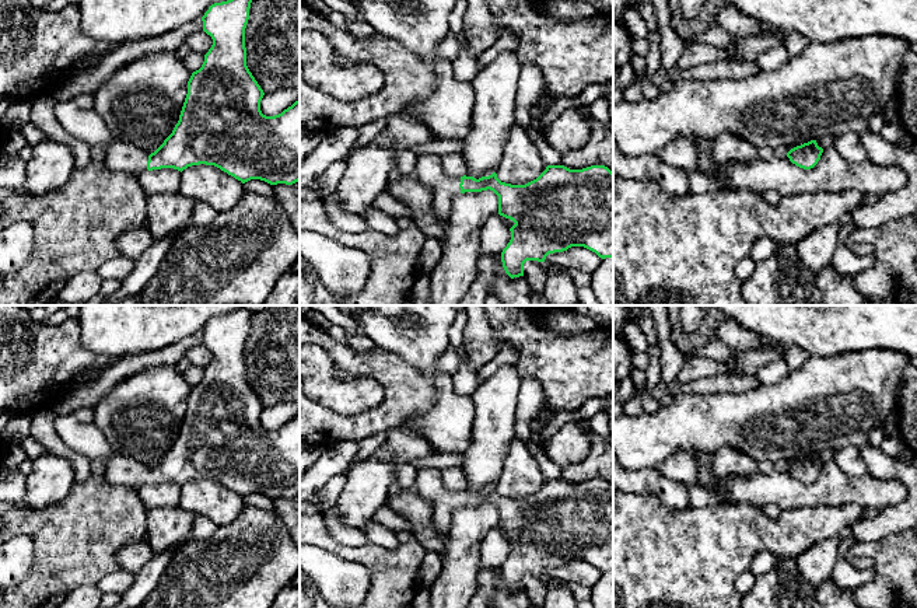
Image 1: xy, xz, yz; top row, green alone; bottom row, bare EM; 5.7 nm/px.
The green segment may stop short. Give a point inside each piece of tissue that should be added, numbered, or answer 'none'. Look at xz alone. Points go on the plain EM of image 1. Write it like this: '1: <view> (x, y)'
1: xz (429, 481)

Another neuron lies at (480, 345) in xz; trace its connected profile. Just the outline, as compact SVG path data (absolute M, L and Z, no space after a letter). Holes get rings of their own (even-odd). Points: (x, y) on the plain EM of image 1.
M465 305L468 324L463 331L463 346L469 364L480 368L498 352L500 342L494 336L484 305Z

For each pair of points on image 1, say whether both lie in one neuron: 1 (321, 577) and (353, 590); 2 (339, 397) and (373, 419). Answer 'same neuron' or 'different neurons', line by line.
1: same neuron
2: different neurons

